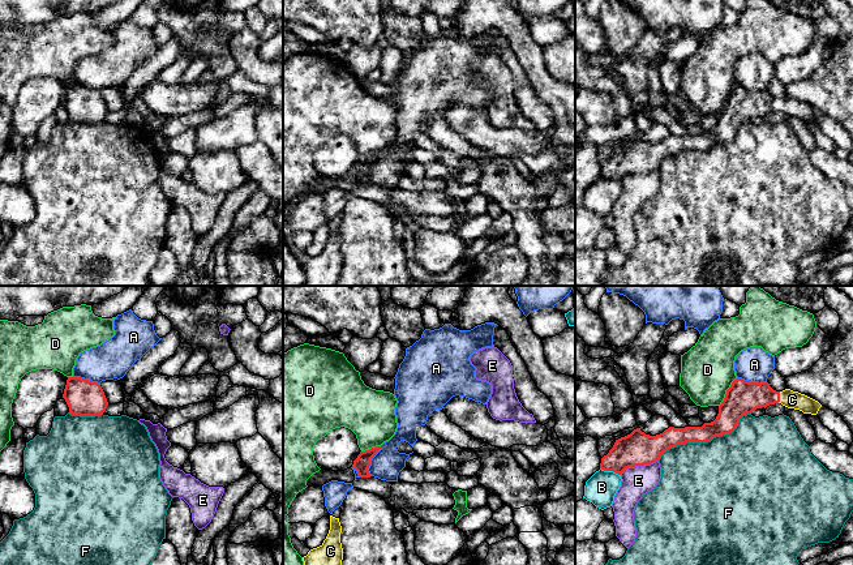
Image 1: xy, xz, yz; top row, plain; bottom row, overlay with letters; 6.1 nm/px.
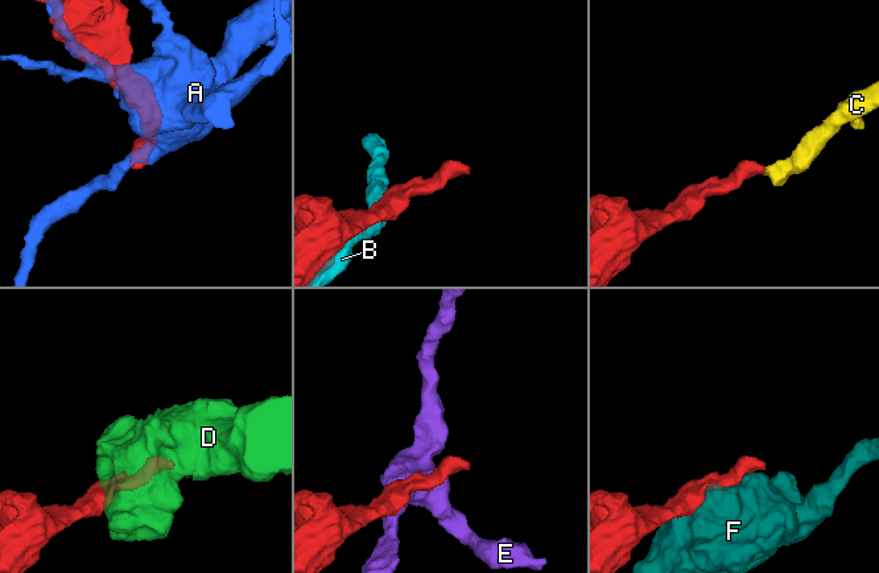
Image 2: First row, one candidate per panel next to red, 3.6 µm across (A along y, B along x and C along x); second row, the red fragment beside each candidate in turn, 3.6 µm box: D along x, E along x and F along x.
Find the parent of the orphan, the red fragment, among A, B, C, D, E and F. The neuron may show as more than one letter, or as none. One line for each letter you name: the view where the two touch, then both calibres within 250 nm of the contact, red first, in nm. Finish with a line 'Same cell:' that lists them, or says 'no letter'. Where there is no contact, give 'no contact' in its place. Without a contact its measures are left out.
C: contact in yz; calibres 200 and 110 nm
Same cell: C

